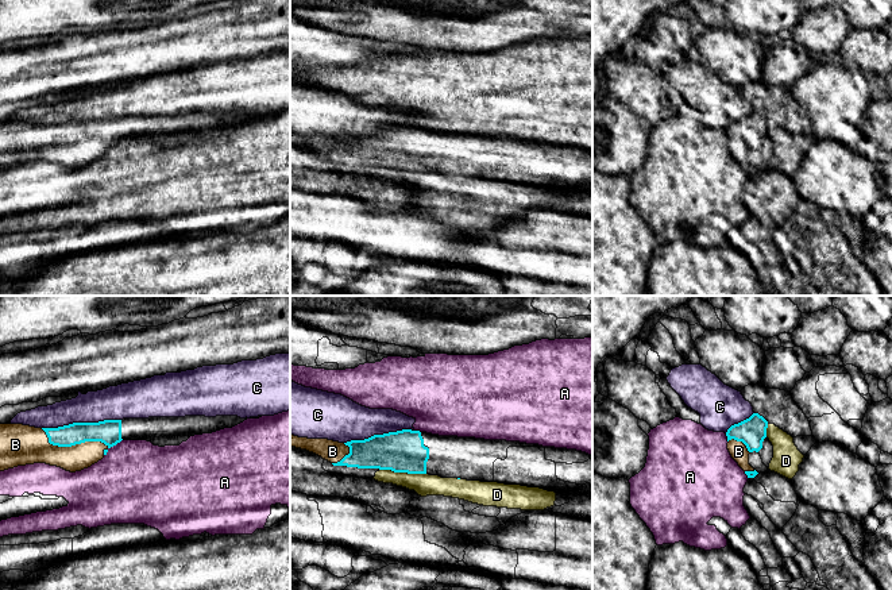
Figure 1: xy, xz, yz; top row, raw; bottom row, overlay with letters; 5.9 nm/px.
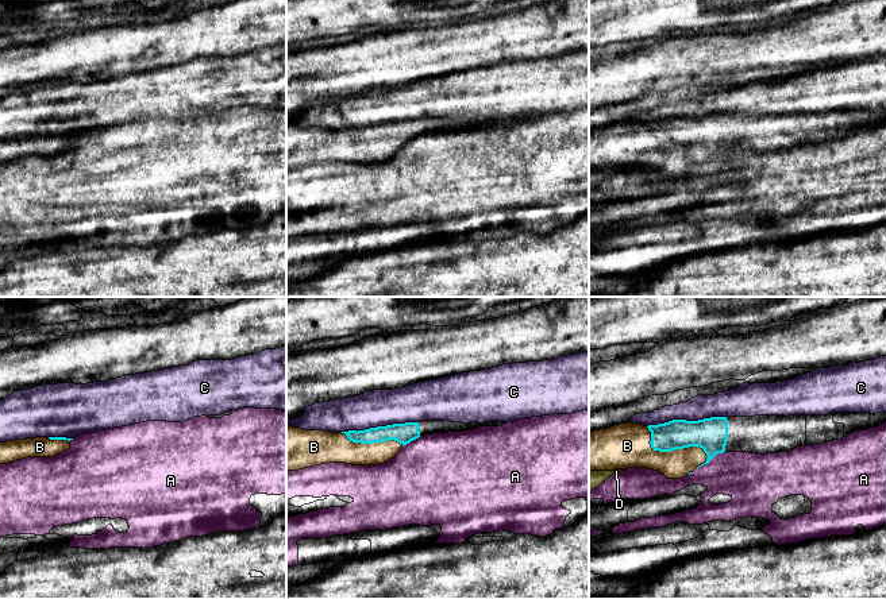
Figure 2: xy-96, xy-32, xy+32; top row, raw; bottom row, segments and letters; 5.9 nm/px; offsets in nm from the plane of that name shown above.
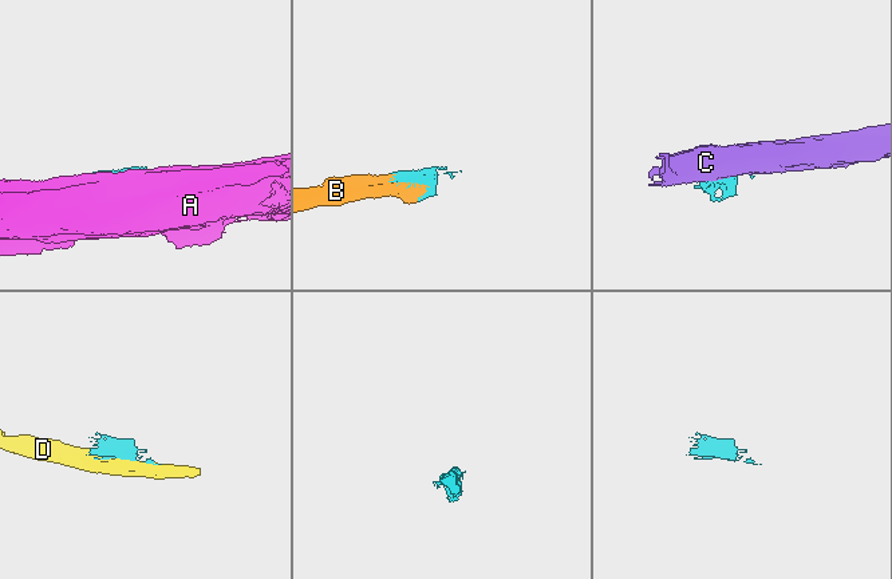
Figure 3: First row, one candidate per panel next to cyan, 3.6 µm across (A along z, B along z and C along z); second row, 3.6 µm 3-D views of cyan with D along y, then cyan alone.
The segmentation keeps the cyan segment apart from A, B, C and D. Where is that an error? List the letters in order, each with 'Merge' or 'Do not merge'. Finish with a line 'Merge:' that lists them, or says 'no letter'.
A: Do not merge
B: Merge
C: Do not merge
D: Do not merge
Merge: B

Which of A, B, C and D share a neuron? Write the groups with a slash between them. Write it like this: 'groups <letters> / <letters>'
groups A / B / C / D

